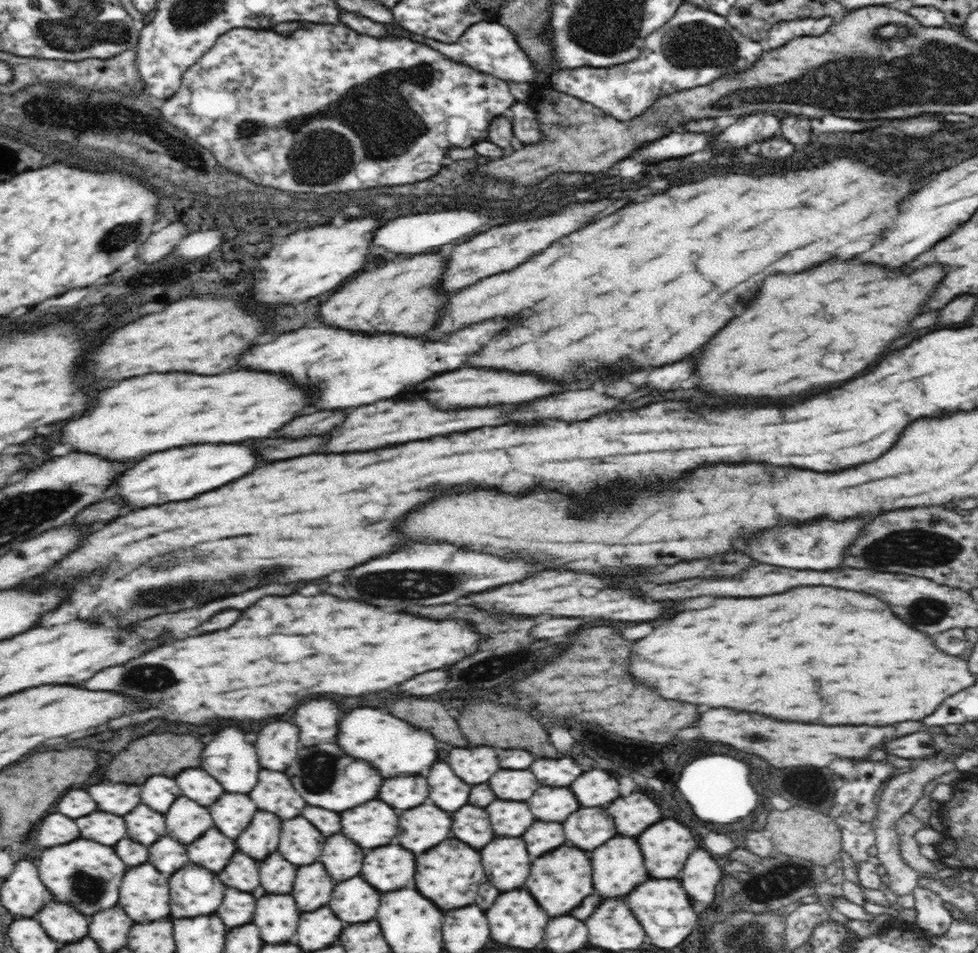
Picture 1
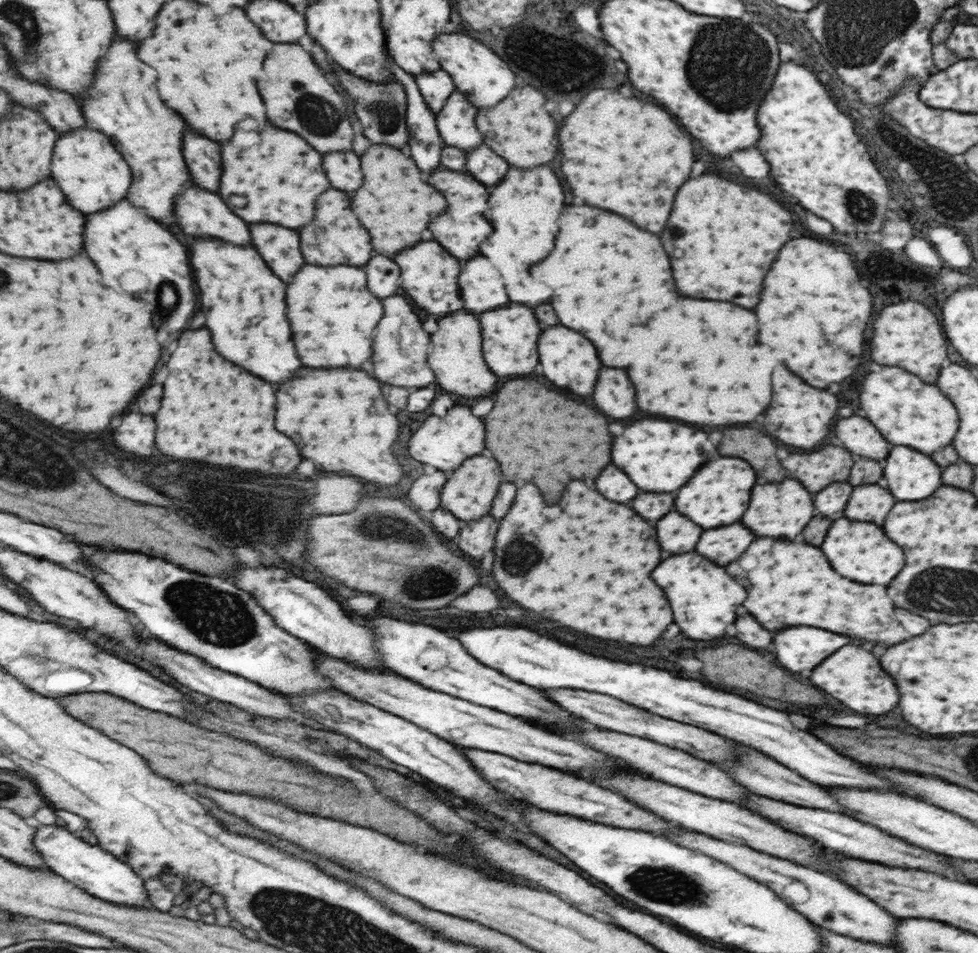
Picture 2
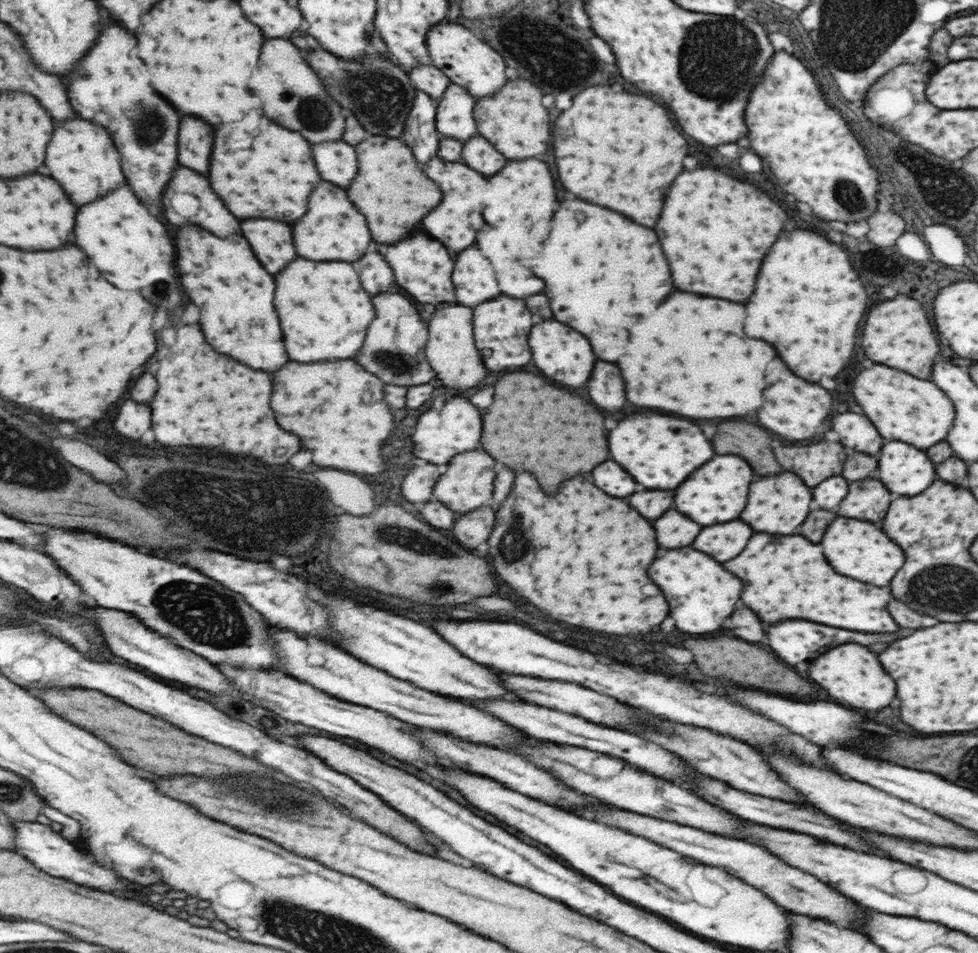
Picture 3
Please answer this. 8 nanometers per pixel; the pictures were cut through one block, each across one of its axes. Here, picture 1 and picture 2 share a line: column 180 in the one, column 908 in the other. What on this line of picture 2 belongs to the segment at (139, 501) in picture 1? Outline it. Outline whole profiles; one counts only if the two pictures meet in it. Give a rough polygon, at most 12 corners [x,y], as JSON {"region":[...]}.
{"region":[[893,446],[883,478],[897,500],[921,500],[941,486],[929,456]]}

